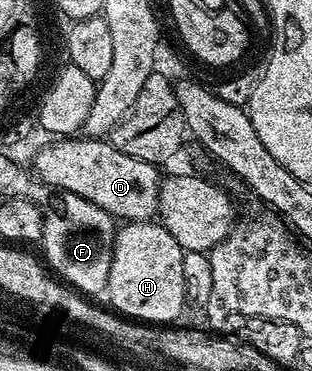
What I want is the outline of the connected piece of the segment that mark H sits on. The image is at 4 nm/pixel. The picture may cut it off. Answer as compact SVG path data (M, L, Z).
M130 220L121 223L116 229L116 238L112 242L112 261L110 262L110 278L108 279L108 286L106 289L106 297L108 296L107 303L111 305L113 309L119 315L125 318L131 318L136 322L147 322L153 326L168 326L180 316L180 311L186 308L186 301L184 298L184 283L182 282L182 258L184 257L184 249L178 246L178 242L174 242L174 238L170 238L170 234L162 225L158 222L153 222L152 220Z

